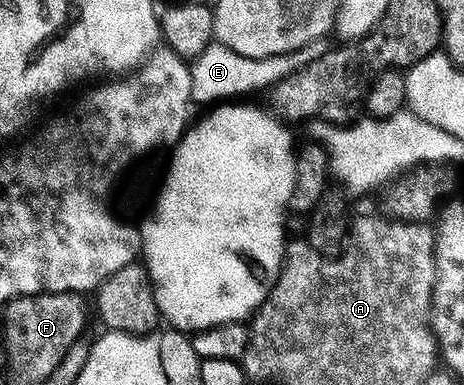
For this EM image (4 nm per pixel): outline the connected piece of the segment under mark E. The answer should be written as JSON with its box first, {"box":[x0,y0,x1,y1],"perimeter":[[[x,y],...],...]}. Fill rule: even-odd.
{"box":[190,42,313,106],"perimeter":[[[213,42],[195,60],[190,63],[191,98],[196,104],[206,106],[239,98],[241,94],[249,94],[257,90],[266,91],[275,86],[276,82],[291,76],[304,67],[313,58],[310,47],[285,56],[271,55],[267,59],[245,58],[236,51],[229,50],[224,44]]]}

